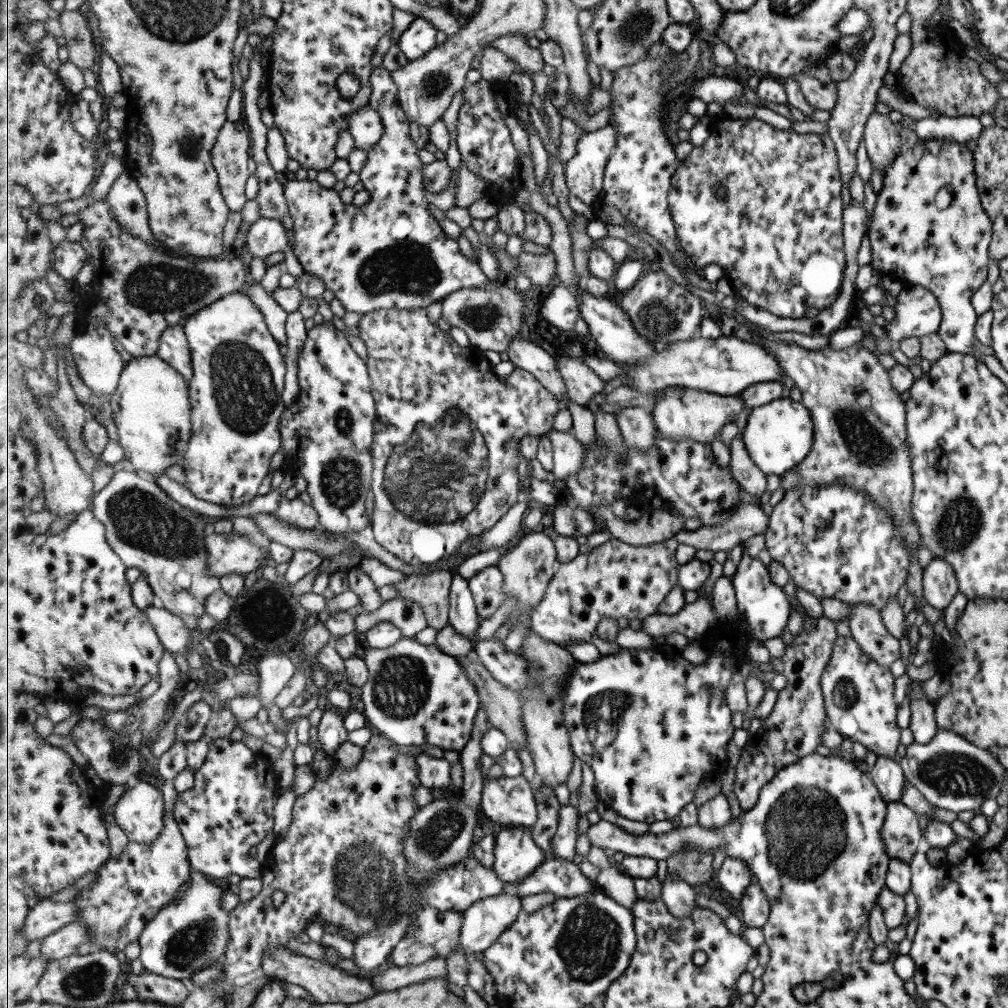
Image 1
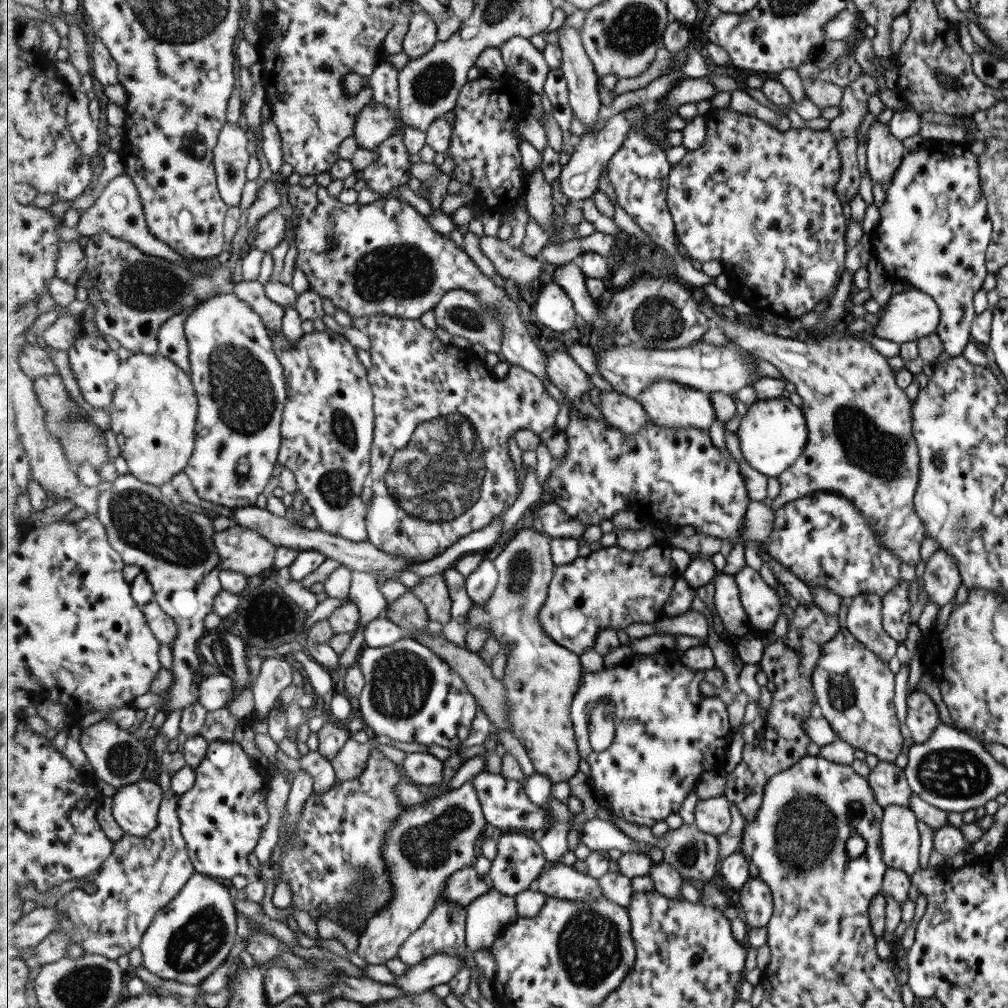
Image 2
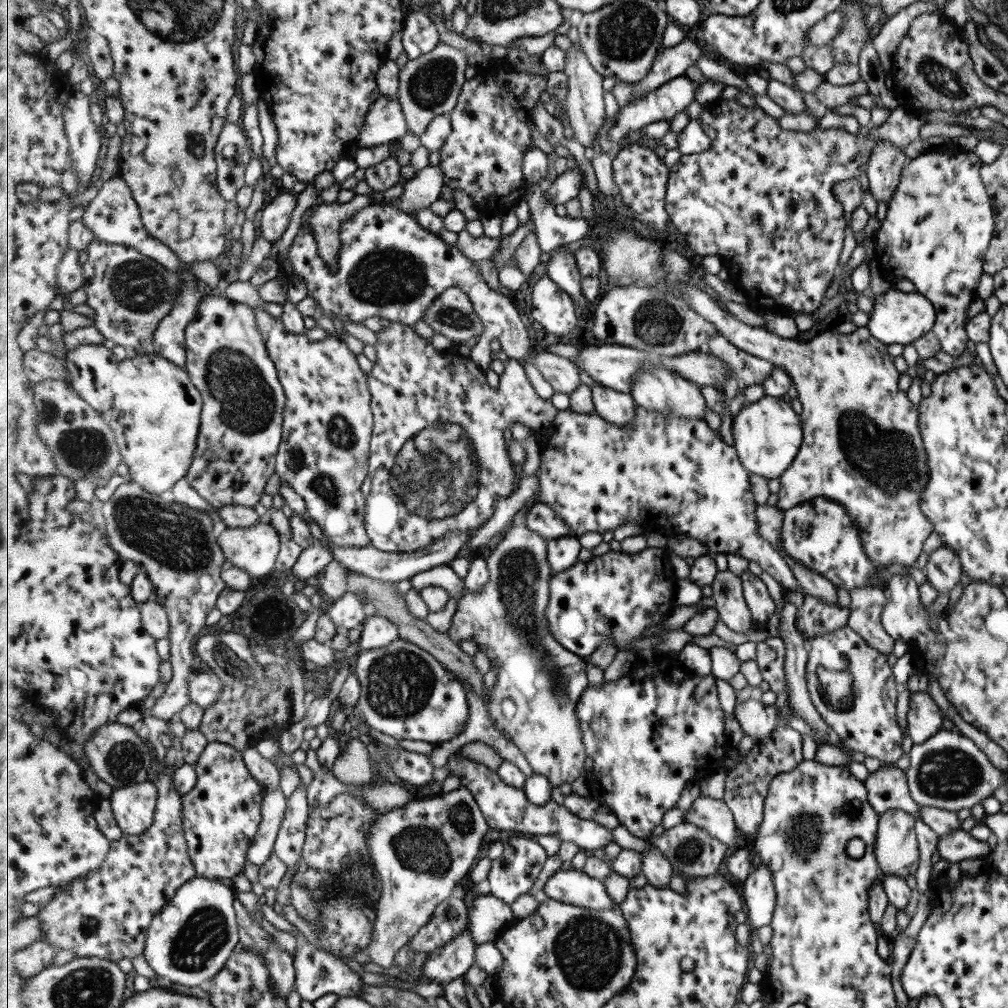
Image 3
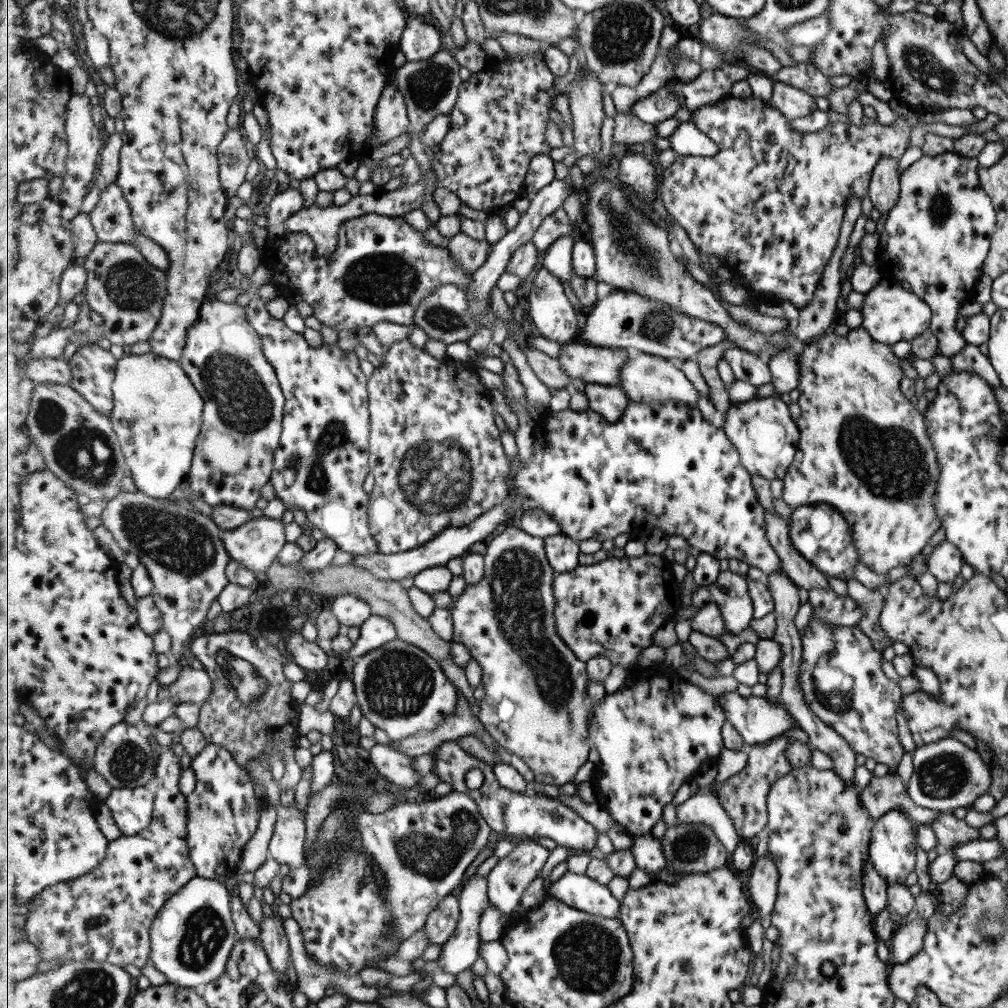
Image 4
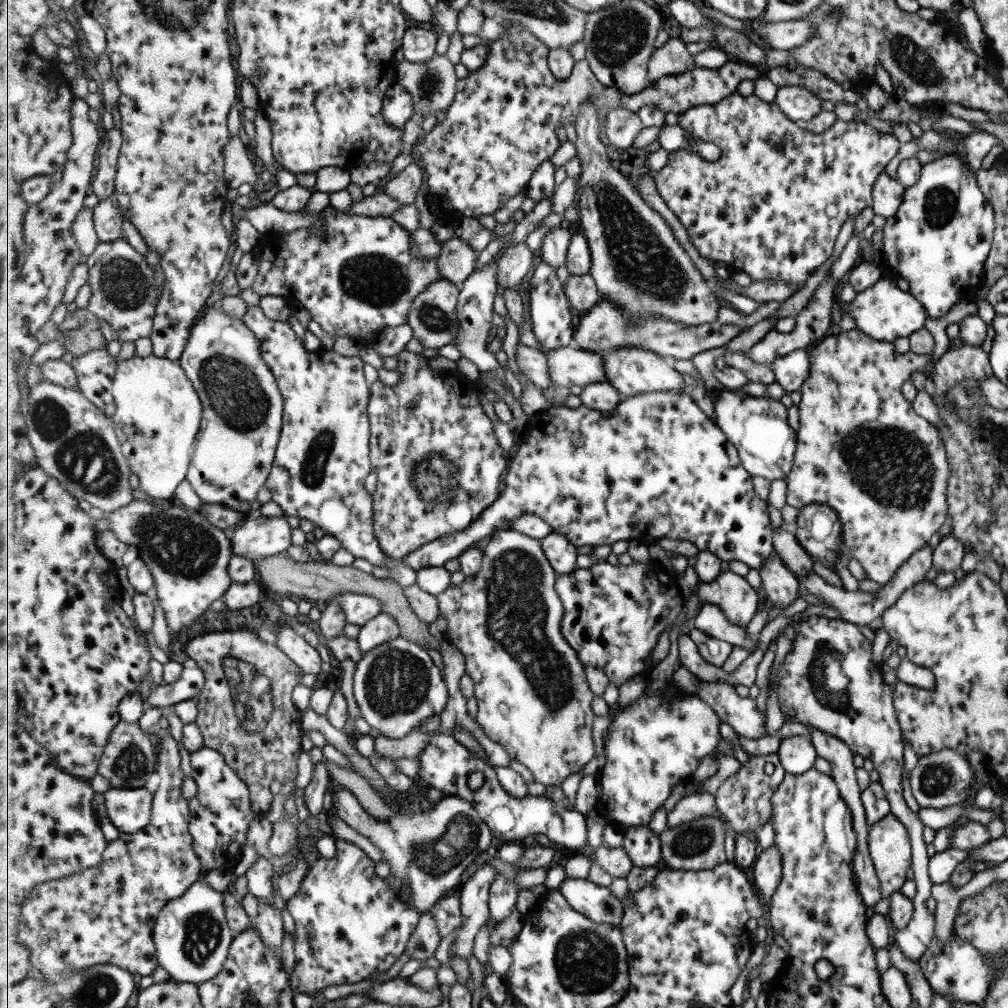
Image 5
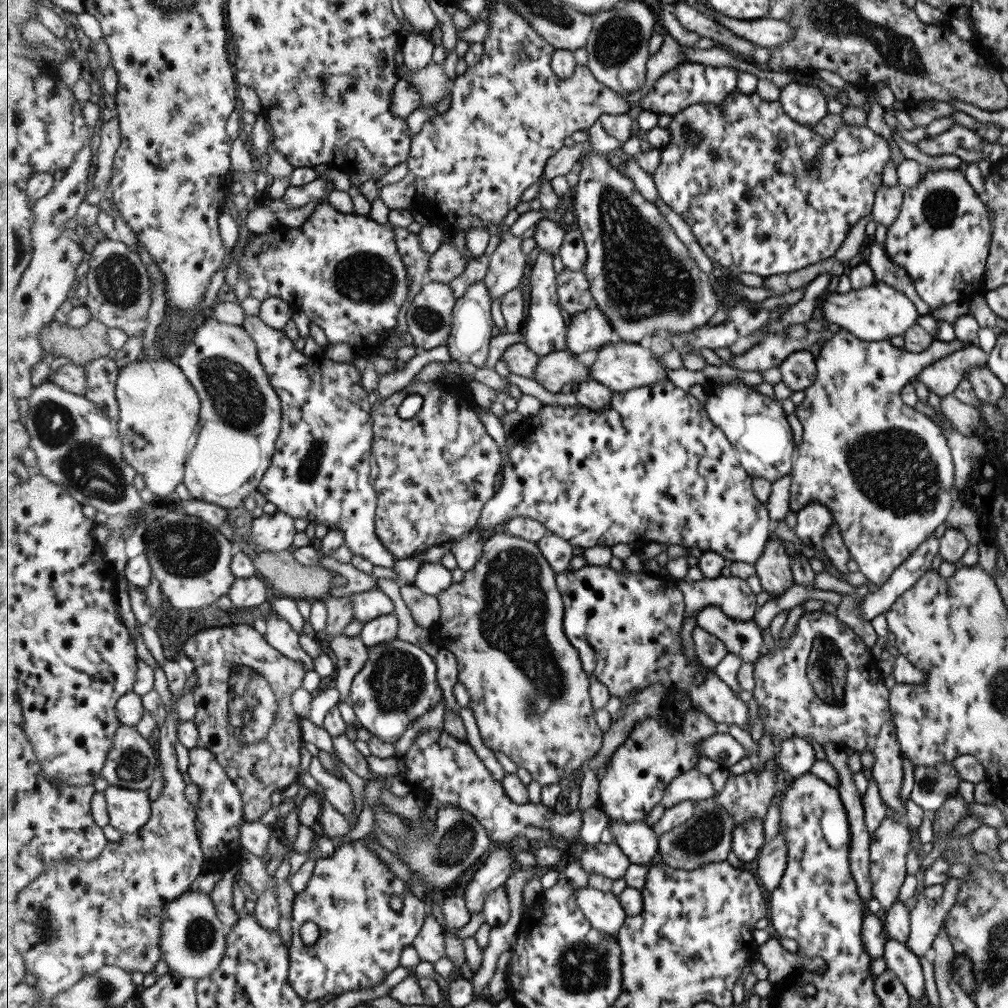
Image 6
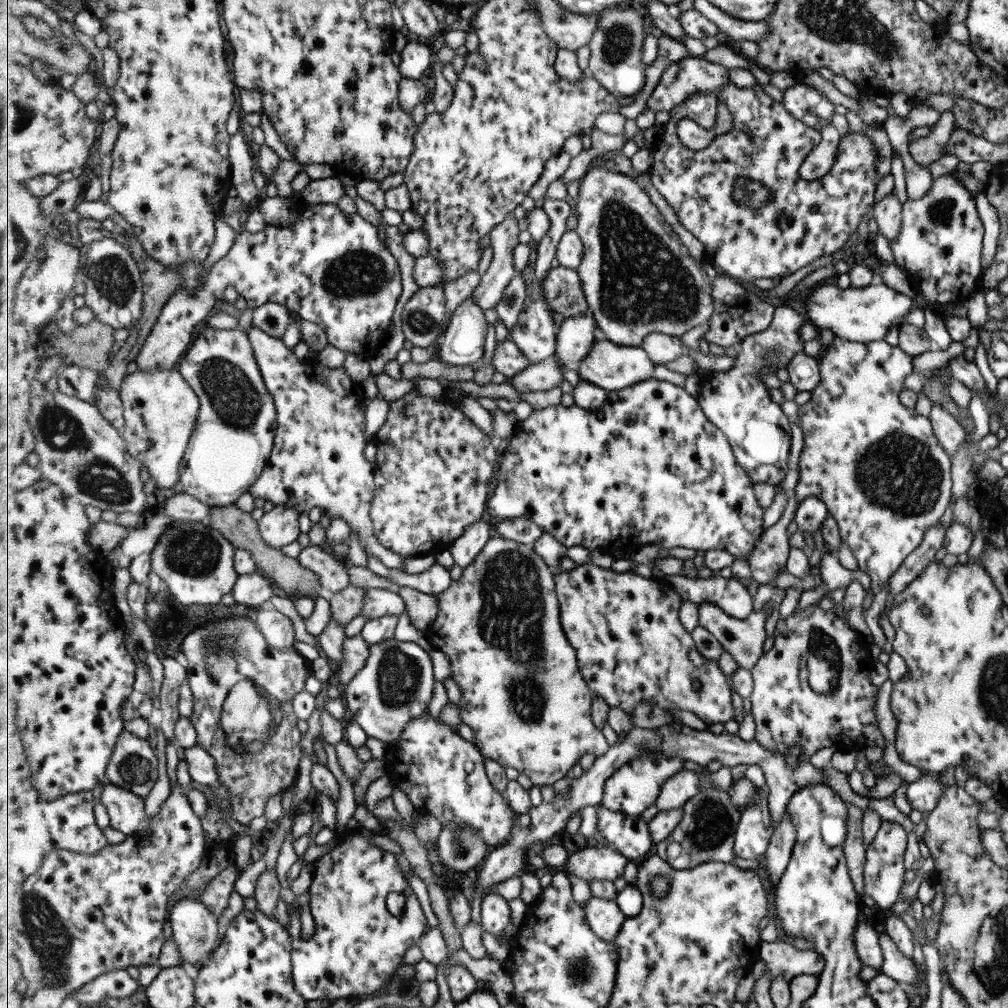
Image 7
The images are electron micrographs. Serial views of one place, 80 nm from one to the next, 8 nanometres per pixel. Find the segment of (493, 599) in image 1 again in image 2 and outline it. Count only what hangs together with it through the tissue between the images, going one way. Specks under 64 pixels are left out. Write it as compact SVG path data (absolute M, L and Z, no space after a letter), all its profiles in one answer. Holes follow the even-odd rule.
M485 559L473 574L466 577L466 587L472 601L484 605L492 597L498 580L499 573L494 561Z

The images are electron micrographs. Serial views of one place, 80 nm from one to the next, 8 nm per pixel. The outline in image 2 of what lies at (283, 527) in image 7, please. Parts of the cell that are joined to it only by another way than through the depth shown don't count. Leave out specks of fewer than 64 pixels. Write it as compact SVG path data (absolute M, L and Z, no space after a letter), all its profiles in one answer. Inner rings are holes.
M235 525L216 534L220 552L220 570L234 570L247 576L257 576L274 568L279 546L259 531Z

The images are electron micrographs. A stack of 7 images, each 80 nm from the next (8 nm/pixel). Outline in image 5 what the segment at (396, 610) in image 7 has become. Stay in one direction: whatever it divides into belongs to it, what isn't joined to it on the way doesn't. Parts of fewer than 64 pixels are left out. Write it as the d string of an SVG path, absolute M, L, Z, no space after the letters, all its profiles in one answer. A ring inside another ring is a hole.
M345 591L340 595L340 601L346 612L348 624L363 626L384 612L382 602L376 596L367 593Z

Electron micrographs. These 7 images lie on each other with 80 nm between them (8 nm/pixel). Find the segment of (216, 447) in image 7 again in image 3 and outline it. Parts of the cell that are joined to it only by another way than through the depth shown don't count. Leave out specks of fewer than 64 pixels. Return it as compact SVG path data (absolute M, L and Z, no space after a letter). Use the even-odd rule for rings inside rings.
M206 292L197 309L196 320L186 330L186 339L186 369L204 398L200 438L186 480L215 509L227 505L255 508L265 494L269 478L276 472L275 456L281 444L283 410L287 402L280 371L269 354L264 332L257 323L256 311L248 304L229 300L215 292Z

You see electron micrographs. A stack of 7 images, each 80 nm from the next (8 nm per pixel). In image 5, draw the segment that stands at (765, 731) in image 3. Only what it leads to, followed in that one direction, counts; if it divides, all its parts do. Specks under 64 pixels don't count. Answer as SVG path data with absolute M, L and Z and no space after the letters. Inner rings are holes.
M703 682L697 693L705 703L717 711L723 723L730 725L737 734L749 739L758 739L765 734L765 711L757 710L757 702L741 698L735 685L727 682Z

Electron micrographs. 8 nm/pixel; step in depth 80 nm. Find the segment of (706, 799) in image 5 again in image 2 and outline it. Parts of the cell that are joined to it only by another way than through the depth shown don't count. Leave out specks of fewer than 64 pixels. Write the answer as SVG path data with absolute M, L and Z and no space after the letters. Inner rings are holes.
M727 796L700 800L695 809L695 823L699 830L715 837L729 832L733 824L733 816L731 816L731 804Z

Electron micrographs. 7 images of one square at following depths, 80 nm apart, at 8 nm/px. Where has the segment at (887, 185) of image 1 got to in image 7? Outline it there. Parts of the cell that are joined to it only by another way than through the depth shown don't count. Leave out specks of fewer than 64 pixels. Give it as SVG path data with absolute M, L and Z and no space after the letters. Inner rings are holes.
M946 174L941 175L932 180L931 187L929 190L923 195L919 200L907 200L904 204L902 204L901 208L901 229L899 229L899 233L897 233L897 237L892 240L889 248L891 250L891 262L894 262L894 265L899 269L903 270L903 272L907 274L911 274L911 278L913 280L917 280L917 284L919 284L919 292L921 292L921 296L926 300L926 304L929 303L934 307L940 307L943 303L951 303L951 294L947 294L947 296L941 296L941 288L957 288L955 284L959 282L961 286L965 284L965 288L970 286L971 288L975 286L975 282L980 280L980 259L981 259L981 249L982 242L981 238L983 237L984 229L978 218L976 212L976 206L974 202L974 198L969 195L969 191L967 188L963 187L961 183L957 183L956 178L952 178L952 176L947 176Z

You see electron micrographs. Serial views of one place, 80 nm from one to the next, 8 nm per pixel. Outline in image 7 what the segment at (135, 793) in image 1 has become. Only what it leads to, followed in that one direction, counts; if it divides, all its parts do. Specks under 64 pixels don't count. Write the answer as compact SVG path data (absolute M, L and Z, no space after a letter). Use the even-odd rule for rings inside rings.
M108 784L103 786L102 804L110 818L110 825L126 835L139 834L147 818L145 802L139 794L125 787Z

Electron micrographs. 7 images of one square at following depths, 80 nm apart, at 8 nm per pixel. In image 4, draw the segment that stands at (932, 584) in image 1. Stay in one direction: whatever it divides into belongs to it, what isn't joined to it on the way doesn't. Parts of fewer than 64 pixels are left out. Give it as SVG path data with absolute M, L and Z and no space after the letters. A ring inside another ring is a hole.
M944 540L933 547L926 559L925 570L931 572L937 583L951 583L953 578L959 574L961 563L962 556L959 549Z

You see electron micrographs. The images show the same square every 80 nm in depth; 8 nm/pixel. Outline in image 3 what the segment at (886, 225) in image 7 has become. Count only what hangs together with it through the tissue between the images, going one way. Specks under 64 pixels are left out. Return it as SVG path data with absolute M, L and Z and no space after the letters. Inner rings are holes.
M878 140L871 149L866 166L868 190L875 201L889 202L897 182L900 170L907 162L907 158L898 148L886 140Z

